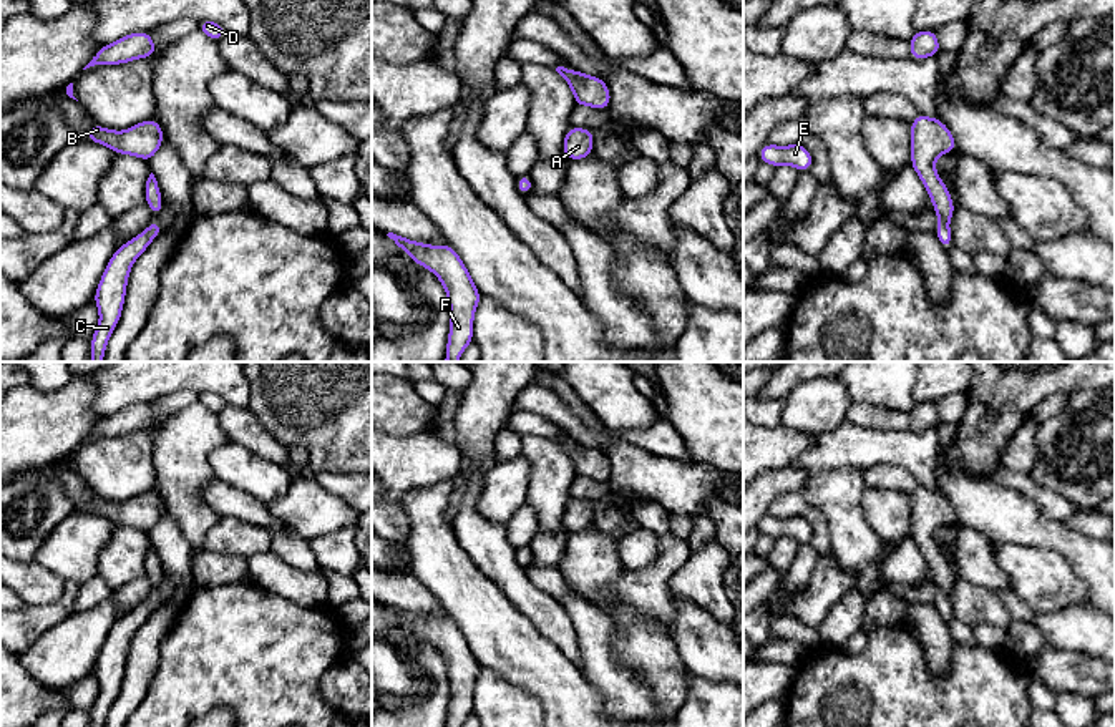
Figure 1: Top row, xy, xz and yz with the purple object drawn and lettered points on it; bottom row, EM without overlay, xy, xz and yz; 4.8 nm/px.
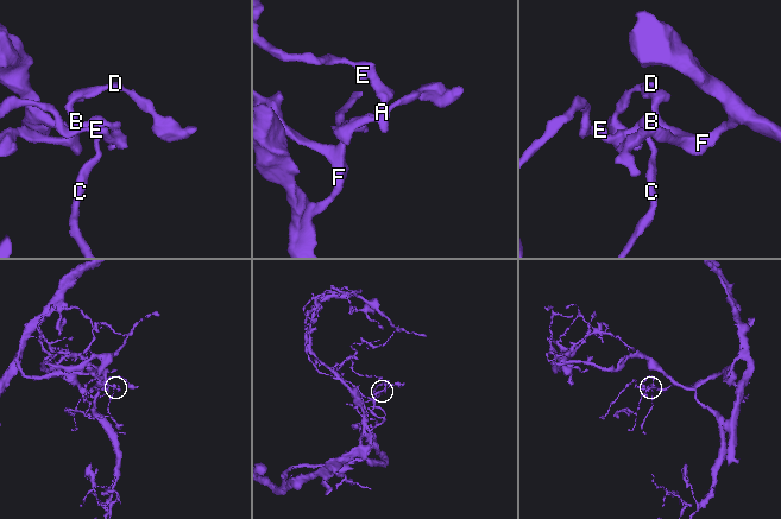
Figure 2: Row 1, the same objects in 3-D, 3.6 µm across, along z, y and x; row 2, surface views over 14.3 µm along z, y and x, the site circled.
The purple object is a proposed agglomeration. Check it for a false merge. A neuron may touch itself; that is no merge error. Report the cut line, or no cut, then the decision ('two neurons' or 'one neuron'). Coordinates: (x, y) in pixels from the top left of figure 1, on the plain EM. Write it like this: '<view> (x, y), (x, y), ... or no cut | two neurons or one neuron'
no cut | one neuron

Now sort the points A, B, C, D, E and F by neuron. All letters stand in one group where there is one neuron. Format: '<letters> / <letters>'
A B C D E F

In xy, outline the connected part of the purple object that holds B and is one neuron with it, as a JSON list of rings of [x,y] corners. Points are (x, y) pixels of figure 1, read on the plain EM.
[[[154,490],[141,493],[126,503],[113,503],[93,495],[85,513],[100,515],[114,523],[114,526],[133,526],[146,534],[158,525],[164,511],[164,501]]]

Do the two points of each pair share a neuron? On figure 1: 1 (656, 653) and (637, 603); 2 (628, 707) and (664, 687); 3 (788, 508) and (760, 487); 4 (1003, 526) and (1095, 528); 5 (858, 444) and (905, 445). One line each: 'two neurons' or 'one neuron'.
1: two neurons
2: two neurons
3: two neurons
4: two neurons
5: one neuron

